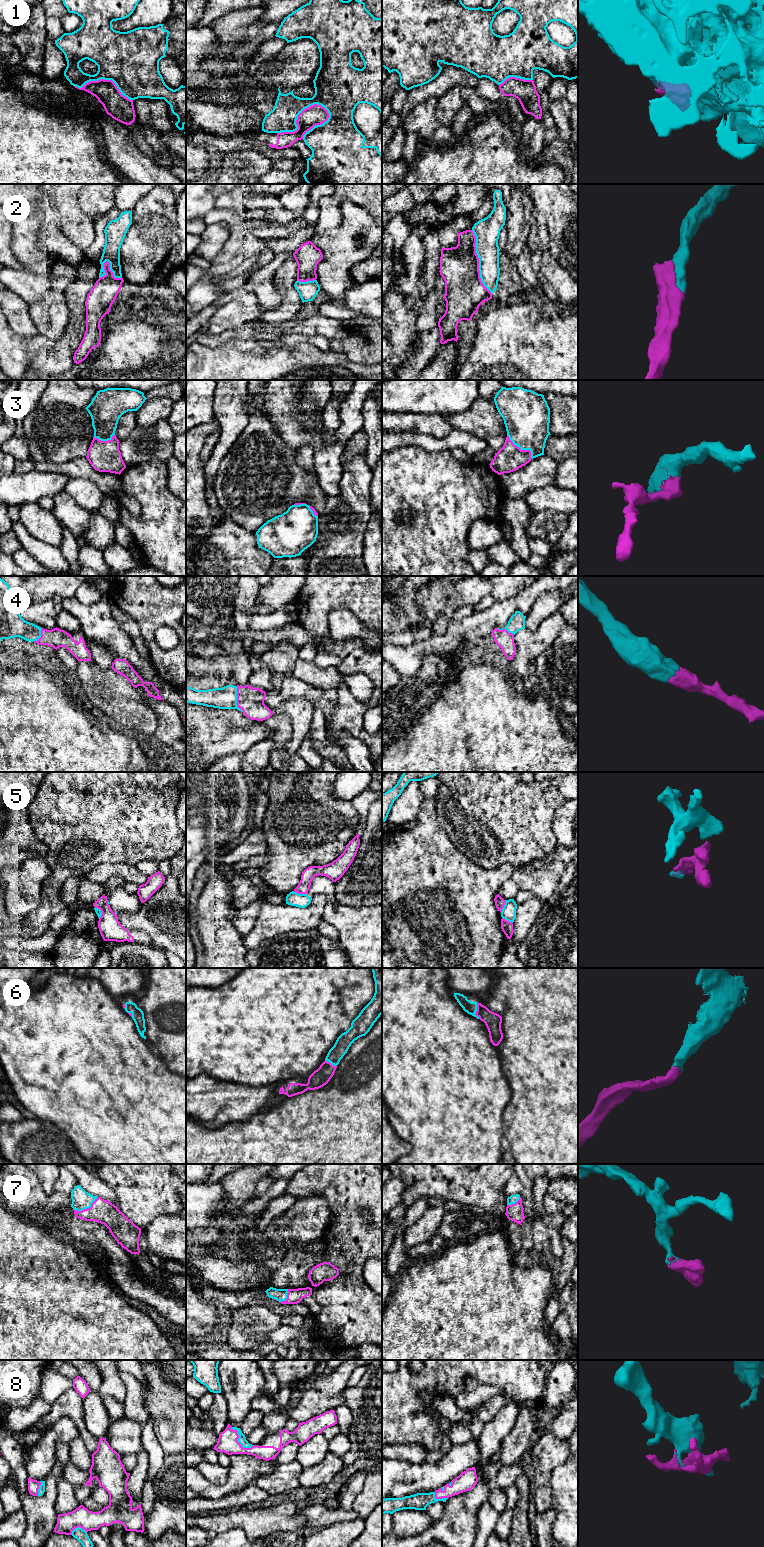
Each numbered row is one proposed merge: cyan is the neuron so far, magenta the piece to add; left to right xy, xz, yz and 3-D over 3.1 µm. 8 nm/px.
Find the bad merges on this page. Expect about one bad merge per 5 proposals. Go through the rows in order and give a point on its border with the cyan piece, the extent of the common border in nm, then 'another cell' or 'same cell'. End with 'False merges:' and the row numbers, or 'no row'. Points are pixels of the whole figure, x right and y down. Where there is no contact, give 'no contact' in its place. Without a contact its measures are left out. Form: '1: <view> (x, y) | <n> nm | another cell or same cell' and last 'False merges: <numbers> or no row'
1: xz (297, 116) | 460 nm | another cell
2: yz (479, 262) | 550 nm | same cell
3: yz (521, 449) | 280 nm | same cell
4: xz (236, 699) | 220 nm | same cell
5: xz (300, 894) | 110 nm | another cell
6: yz (476, 1010) | 140 nm | same cell
7: xy (86, 1208) | 220 nm | same cell
8: xz (238, 1441) | 240 nm | same cell
False merges: 1, 5

